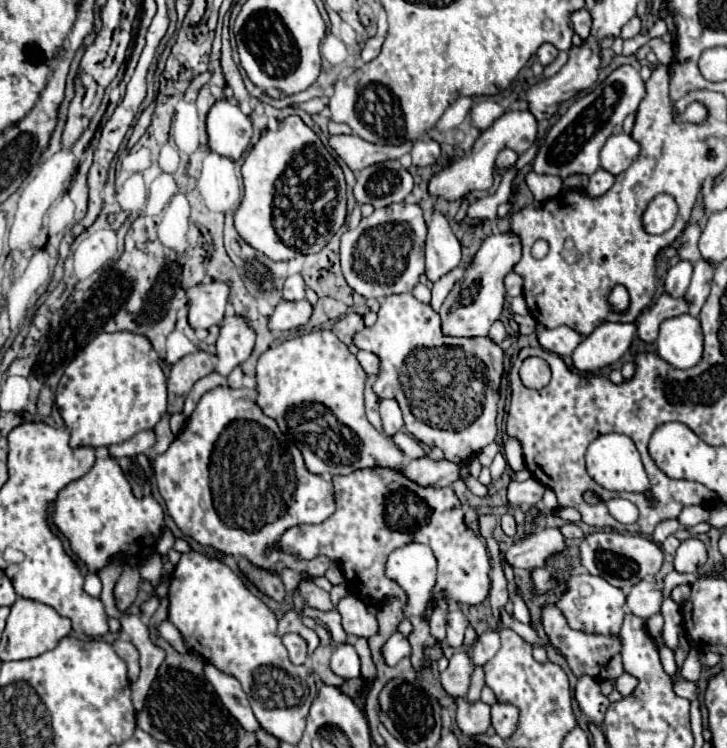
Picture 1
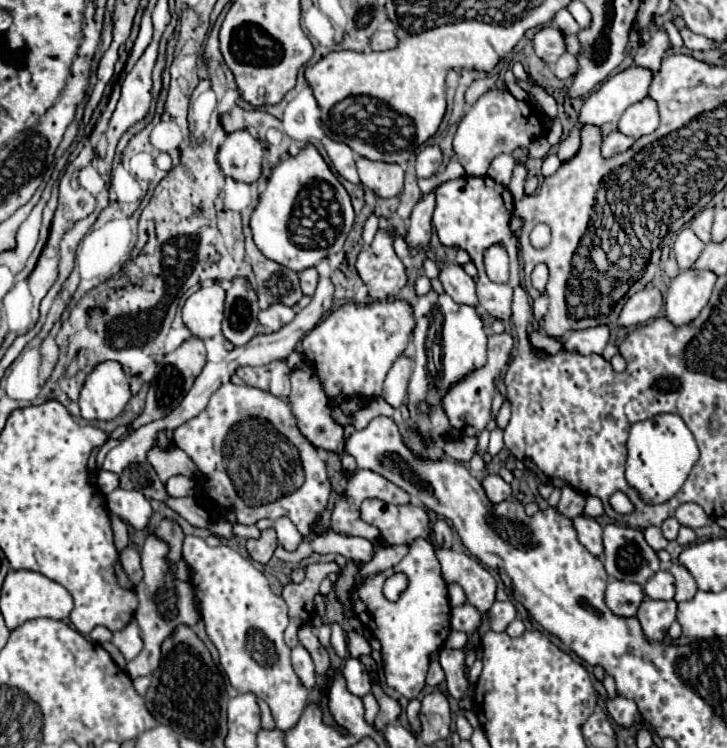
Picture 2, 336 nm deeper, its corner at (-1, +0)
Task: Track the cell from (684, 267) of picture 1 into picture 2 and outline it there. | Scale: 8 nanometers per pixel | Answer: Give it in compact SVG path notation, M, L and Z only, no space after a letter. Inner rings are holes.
M689 227L683 229L675 241L675 247L673 247L675 255L677 255L679 269L691 267L697 261L697 257L701 255L703 247L705 247L705 243Z

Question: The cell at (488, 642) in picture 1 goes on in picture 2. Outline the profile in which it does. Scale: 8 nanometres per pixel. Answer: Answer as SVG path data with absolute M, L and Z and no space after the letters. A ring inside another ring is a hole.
M495 601L487 615L493 631L505 631L505 627L515 619L515 605L511 601Z

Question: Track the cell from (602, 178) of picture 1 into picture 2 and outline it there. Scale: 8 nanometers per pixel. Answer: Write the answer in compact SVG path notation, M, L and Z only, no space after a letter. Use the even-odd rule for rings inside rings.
M611 131L605 141L603 141L603 147L601 147L601 153L603 157L613 157L617 153L623 153L627 151L631 145L635 143L635 137L629 137L629 135L623 135L621 131Z

